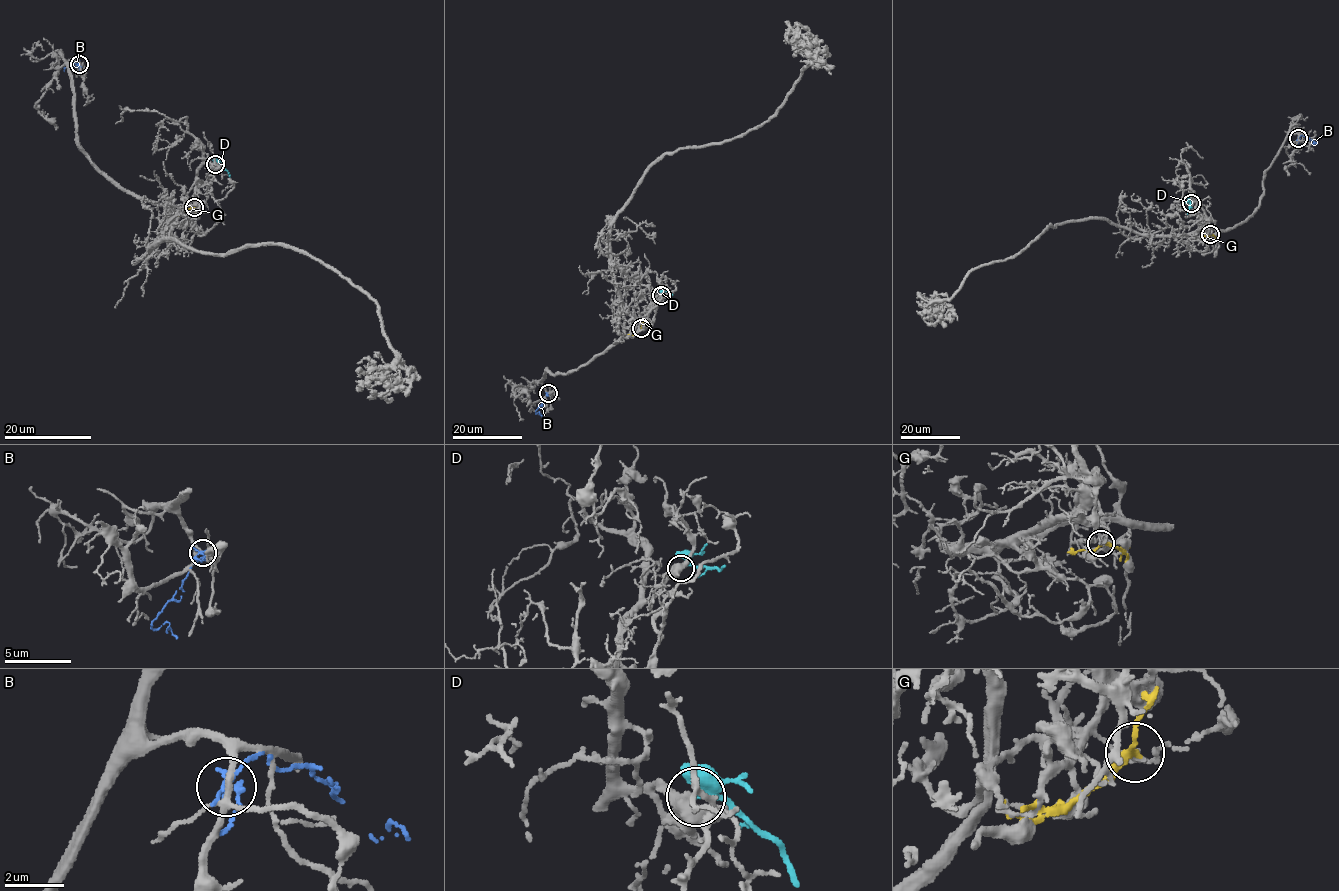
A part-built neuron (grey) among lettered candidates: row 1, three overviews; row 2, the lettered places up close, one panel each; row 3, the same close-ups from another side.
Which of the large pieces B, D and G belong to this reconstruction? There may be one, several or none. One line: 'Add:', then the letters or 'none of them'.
Add: D

